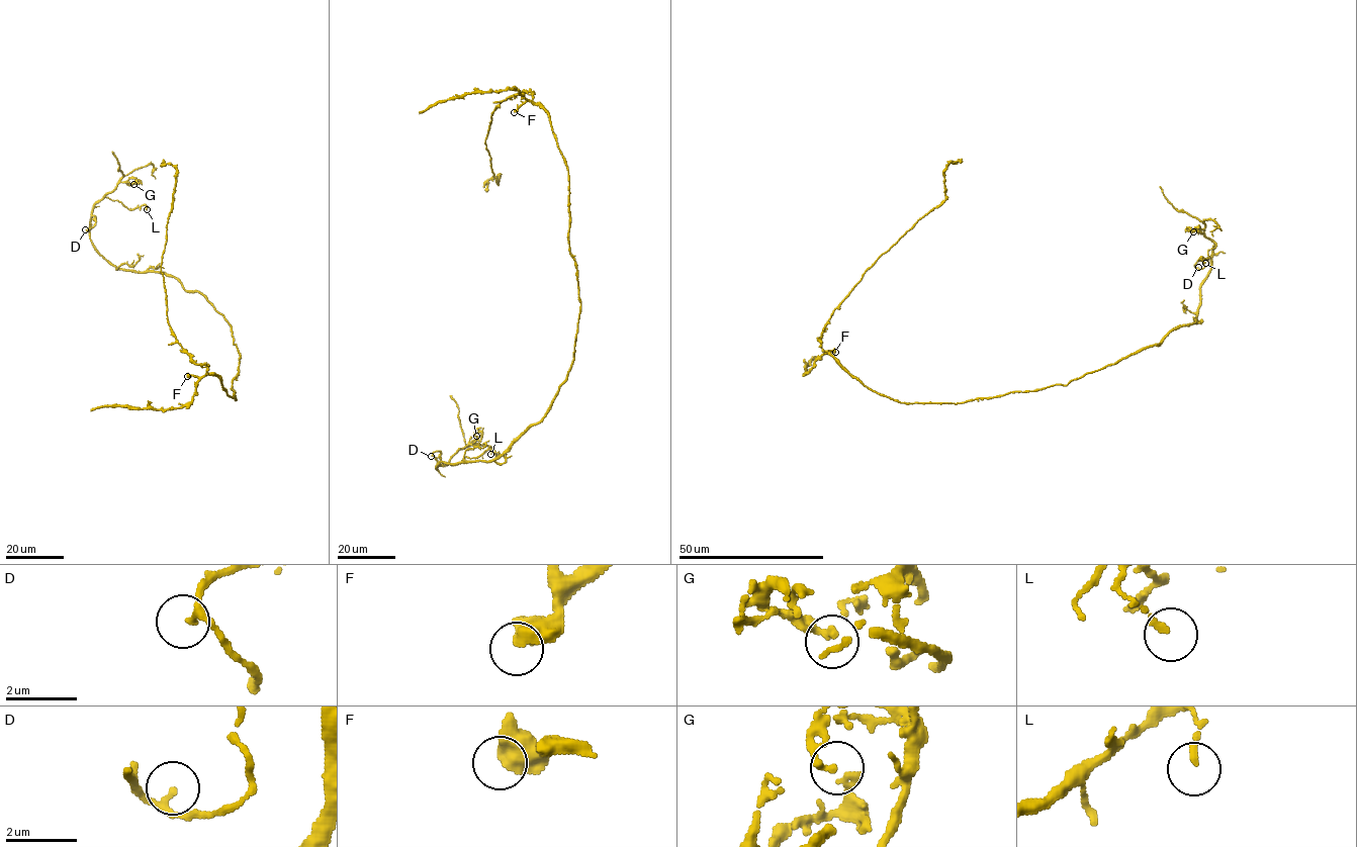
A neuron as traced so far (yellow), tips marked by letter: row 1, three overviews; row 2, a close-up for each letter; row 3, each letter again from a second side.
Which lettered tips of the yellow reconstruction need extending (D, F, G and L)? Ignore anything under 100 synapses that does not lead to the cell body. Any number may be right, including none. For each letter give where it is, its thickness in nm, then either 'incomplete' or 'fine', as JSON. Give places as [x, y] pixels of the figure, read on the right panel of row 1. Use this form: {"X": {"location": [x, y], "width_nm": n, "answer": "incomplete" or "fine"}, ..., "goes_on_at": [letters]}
{"D": {"location": [1198, 267], "width_nm": 160, "answer": "fine"}, "F": {"location": [835, 352], "width_nm": 440, "answer": "fine"}, "G": {"location": [1193, 231], "width_nm": 180, "answer": "fine"}, "L": {"location": [1205, 263], "width_nm": 160, "answer": "fine"}, "goes_on_at": []}

